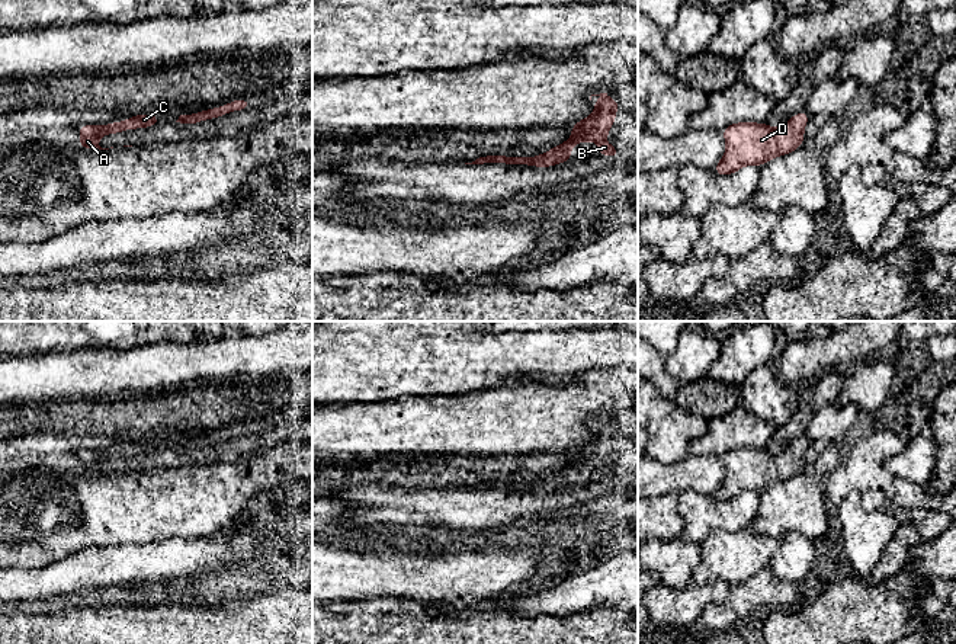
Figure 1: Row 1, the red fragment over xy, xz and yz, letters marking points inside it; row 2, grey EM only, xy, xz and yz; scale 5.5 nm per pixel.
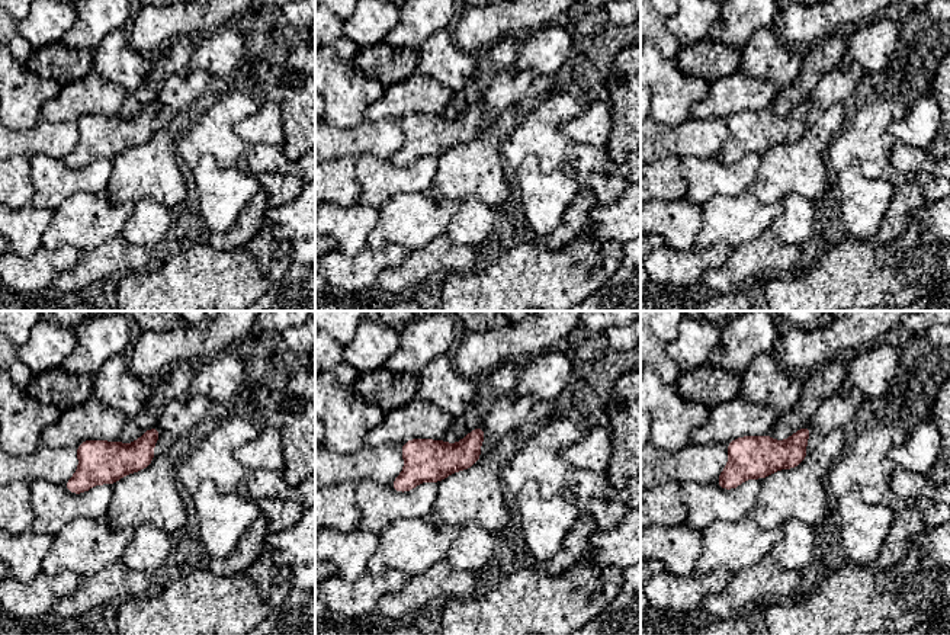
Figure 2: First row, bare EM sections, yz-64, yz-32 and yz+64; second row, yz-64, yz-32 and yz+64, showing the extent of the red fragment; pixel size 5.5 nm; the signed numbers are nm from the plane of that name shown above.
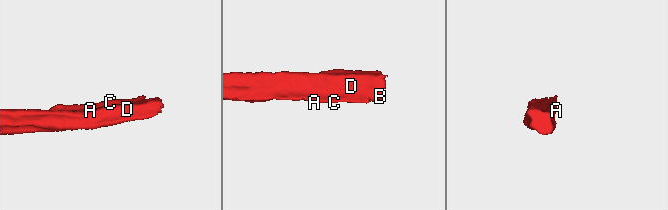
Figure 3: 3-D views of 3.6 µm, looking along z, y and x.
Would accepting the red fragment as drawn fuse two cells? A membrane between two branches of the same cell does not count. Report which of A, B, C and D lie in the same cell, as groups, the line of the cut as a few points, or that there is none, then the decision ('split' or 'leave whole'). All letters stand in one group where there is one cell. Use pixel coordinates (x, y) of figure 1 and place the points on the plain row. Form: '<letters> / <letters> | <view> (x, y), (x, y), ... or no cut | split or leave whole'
A B C D | no cut | leave whole

